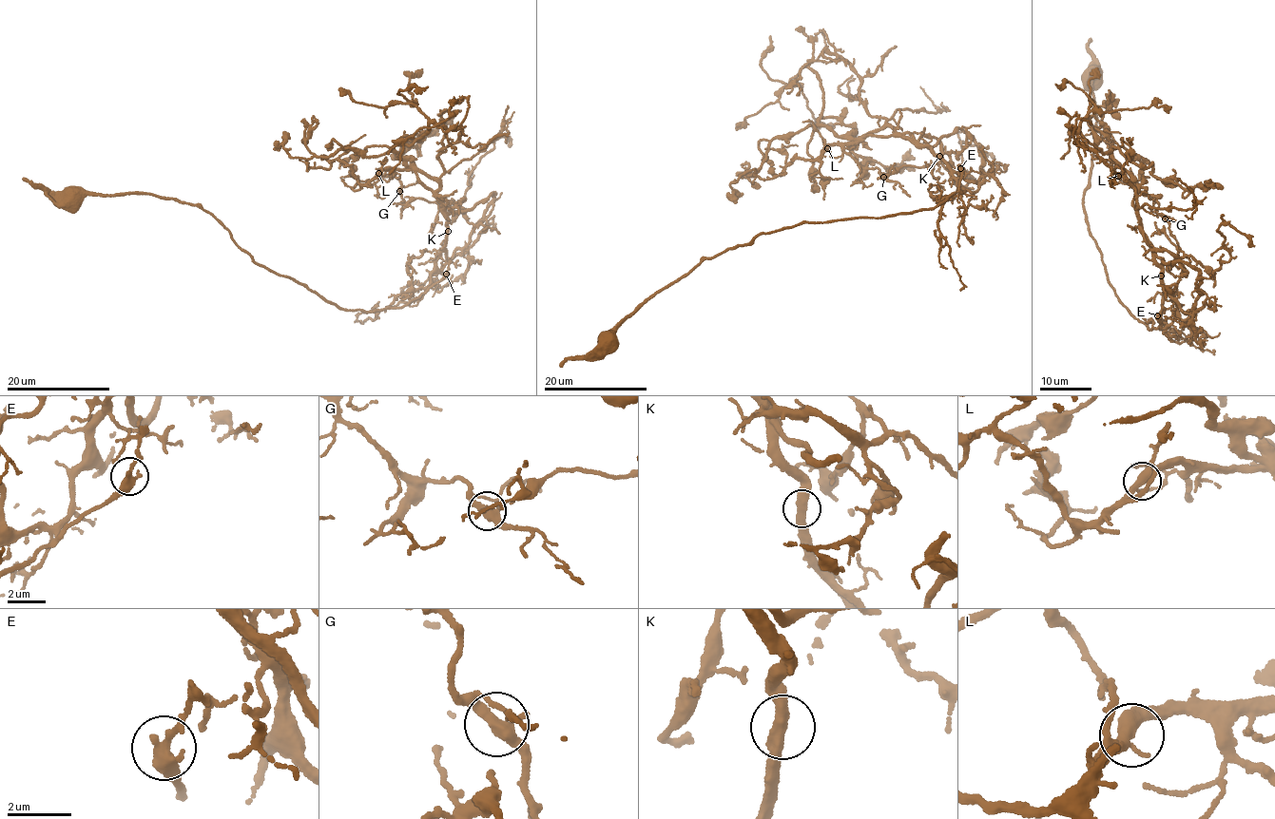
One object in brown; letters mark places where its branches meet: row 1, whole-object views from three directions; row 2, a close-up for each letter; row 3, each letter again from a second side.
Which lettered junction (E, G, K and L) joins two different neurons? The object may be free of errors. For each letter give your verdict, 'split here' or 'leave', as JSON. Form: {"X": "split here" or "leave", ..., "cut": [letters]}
{"E": "leave", "G": "leave", "K": "leave", "L": "leave", "cut": []}

